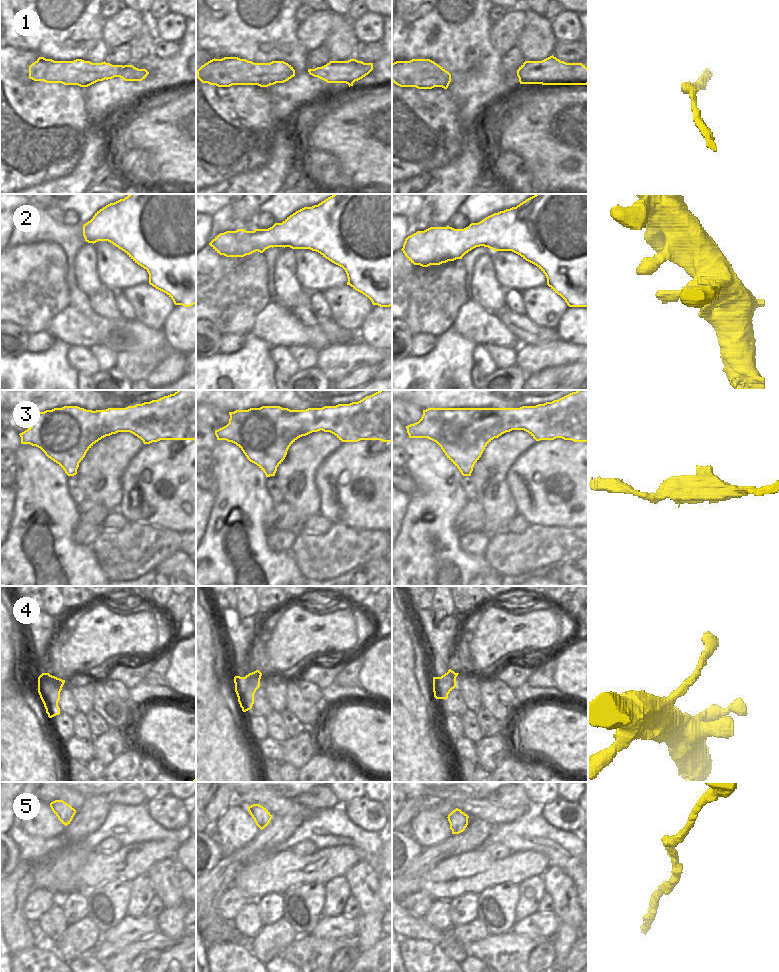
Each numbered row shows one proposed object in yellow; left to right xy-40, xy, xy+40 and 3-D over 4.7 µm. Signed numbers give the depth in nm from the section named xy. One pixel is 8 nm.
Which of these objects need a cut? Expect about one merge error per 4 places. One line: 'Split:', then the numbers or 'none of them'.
Split: none of them

